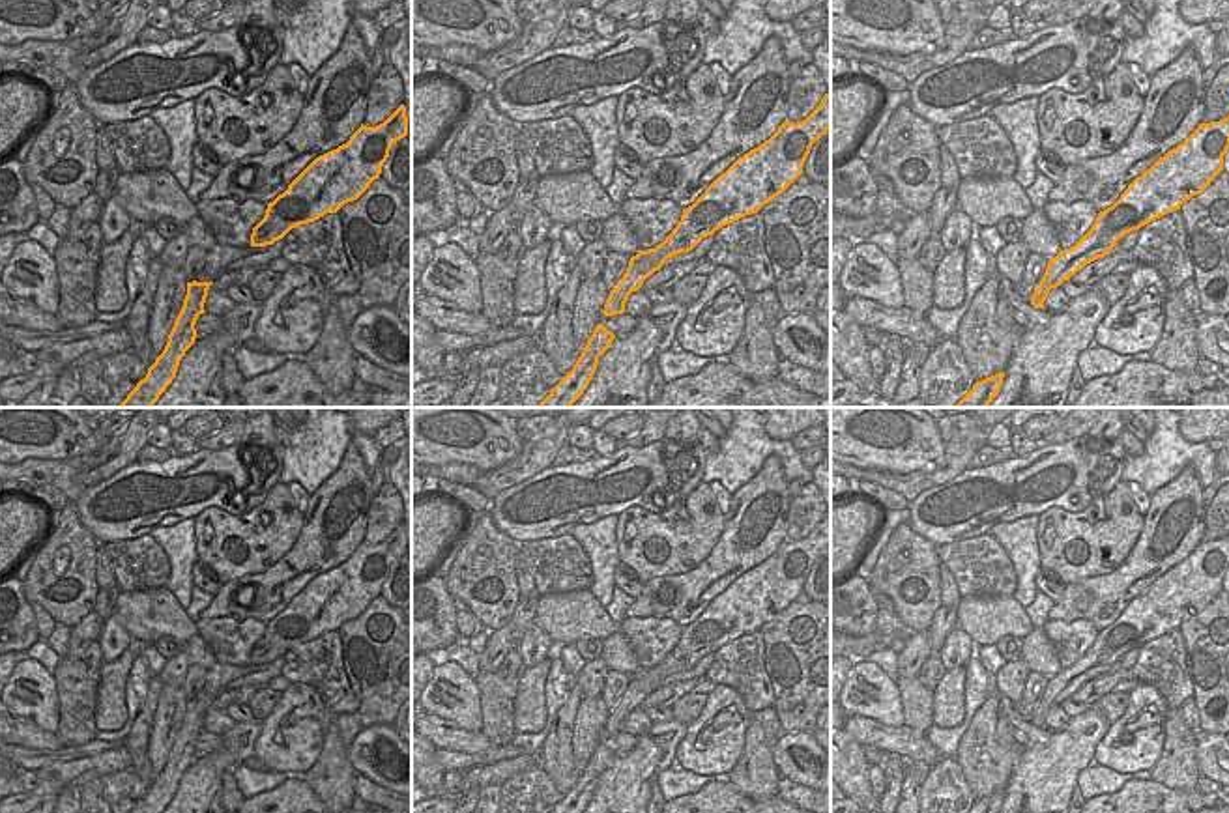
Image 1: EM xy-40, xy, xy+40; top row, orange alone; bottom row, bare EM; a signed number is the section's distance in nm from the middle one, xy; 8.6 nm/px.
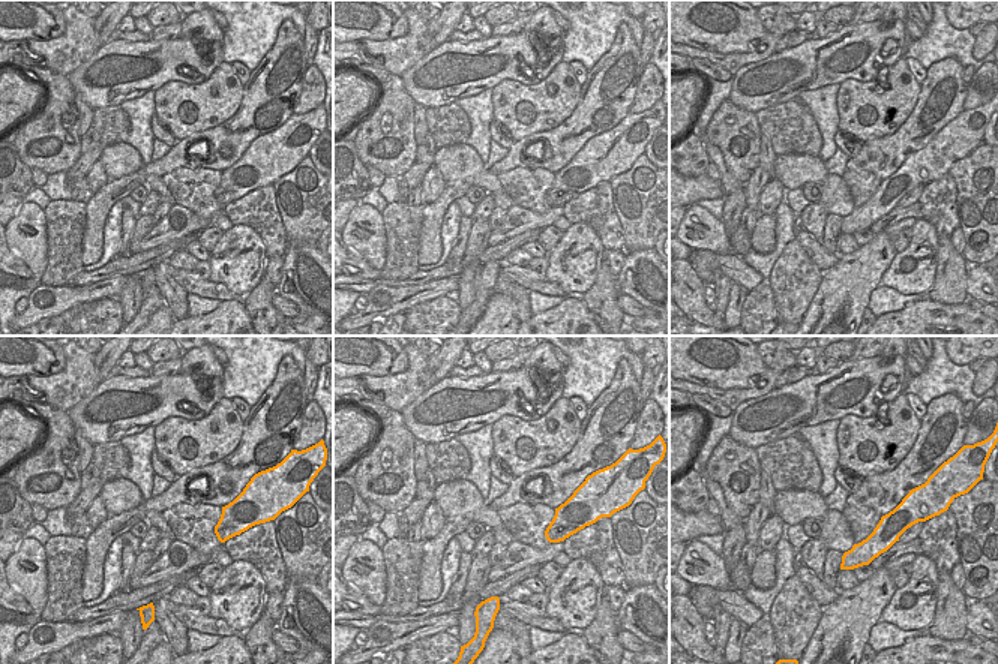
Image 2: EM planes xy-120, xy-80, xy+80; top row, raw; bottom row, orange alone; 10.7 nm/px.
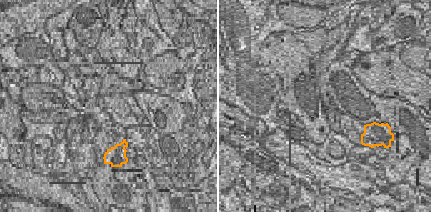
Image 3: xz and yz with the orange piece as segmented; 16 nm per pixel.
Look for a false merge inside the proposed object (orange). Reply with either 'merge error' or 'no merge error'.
no merge error

